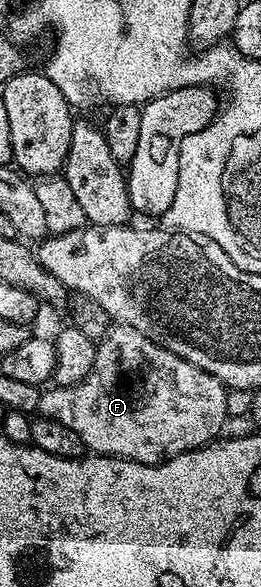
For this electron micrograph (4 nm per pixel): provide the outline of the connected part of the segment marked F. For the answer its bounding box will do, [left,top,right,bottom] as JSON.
[38,324,228,464]

